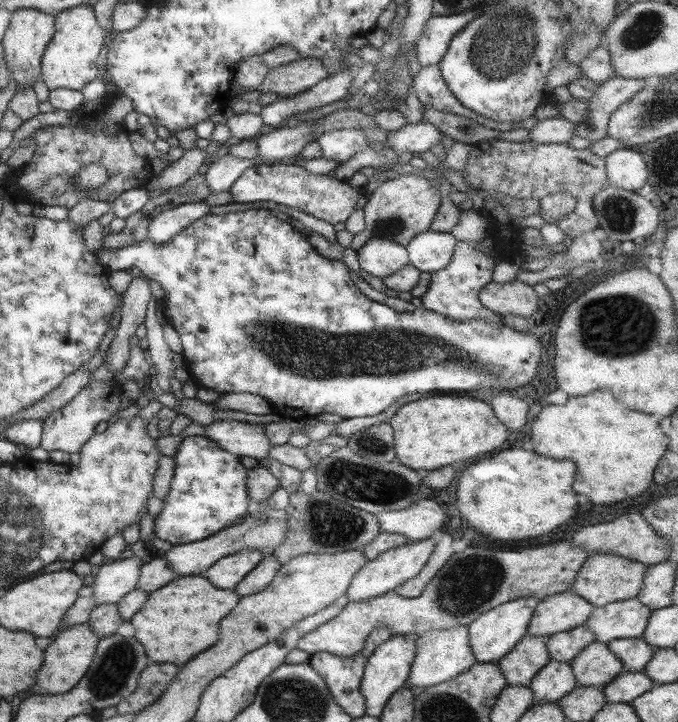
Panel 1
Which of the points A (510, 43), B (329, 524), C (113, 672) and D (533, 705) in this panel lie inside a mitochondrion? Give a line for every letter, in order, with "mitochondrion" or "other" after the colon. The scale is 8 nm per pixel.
A: mitochondrion
B: mitochondrion
C: mitochondrion
D: other

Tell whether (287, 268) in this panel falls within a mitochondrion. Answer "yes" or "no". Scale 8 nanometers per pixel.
no

